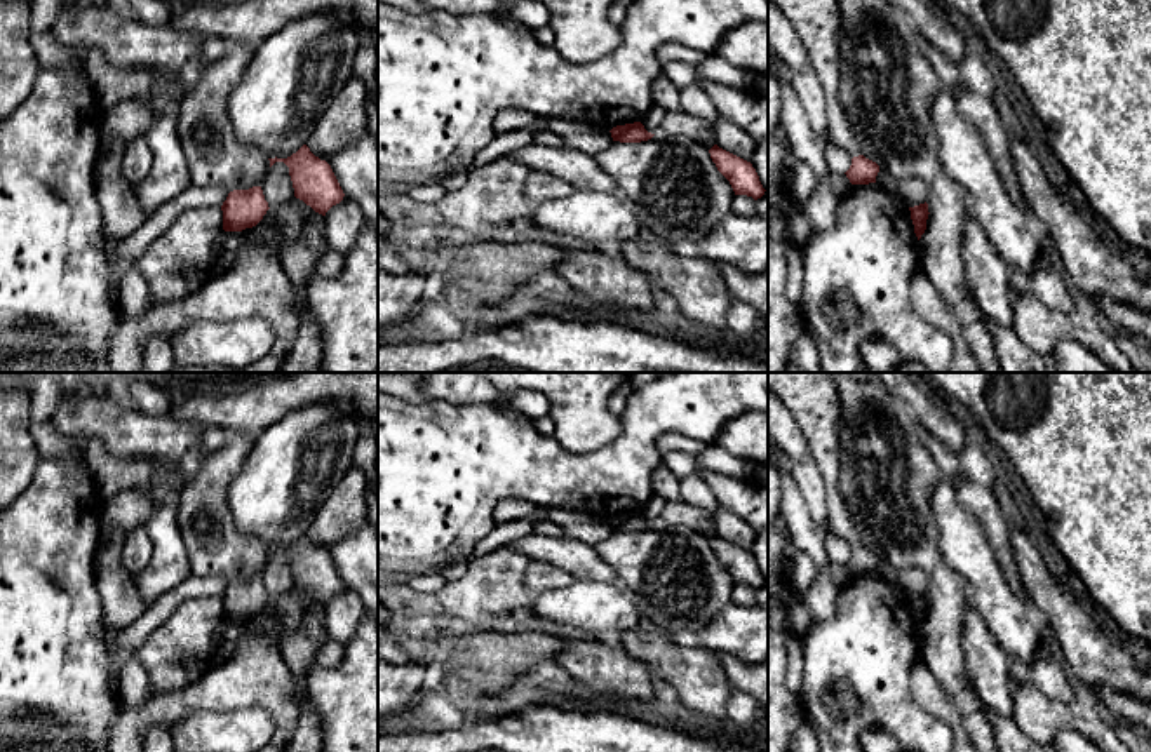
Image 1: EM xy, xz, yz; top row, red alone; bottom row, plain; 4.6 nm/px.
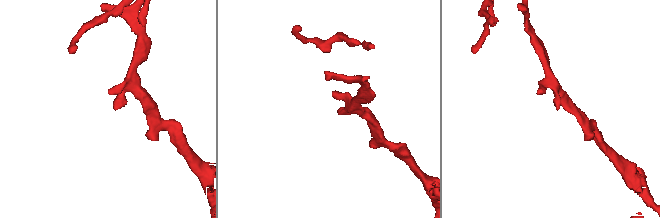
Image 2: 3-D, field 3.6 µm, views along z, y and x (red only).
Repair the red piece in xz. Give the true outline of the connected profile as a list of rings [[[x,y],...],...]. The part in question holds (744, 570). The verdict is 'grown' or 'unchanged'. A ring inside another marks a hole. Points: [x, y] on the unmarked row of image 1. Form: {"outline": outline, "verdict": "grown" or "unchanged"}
{"outline": [[[714,534],[709,543],[717,561],[730,571],[735,585],[747,585],[754,590],[764,585],[766,580],[751,552],[719,538],[717,534]]], "verdict": "unchanged"}

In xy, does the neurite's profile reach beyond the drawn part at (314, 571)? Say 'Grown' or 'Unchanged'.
Unchanged

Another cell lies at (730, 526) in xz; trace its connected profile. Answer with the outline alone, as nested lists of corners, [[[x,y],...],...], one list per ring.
[[[717,507],[712,514],[712,520],[716,524],[716,534],[747,552],[751,552],[756,529],[751,527],[738,514]]]

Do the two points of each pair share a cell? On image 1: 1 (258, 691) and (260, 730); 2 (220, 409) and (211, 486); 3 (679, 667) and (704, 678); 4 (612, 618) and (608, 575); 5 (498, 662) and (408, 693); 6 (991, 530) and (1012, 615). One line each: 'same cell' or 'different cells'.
1: different cells
2: different cells
3: same cell
4: different cells
5: different cells
6: different cells

